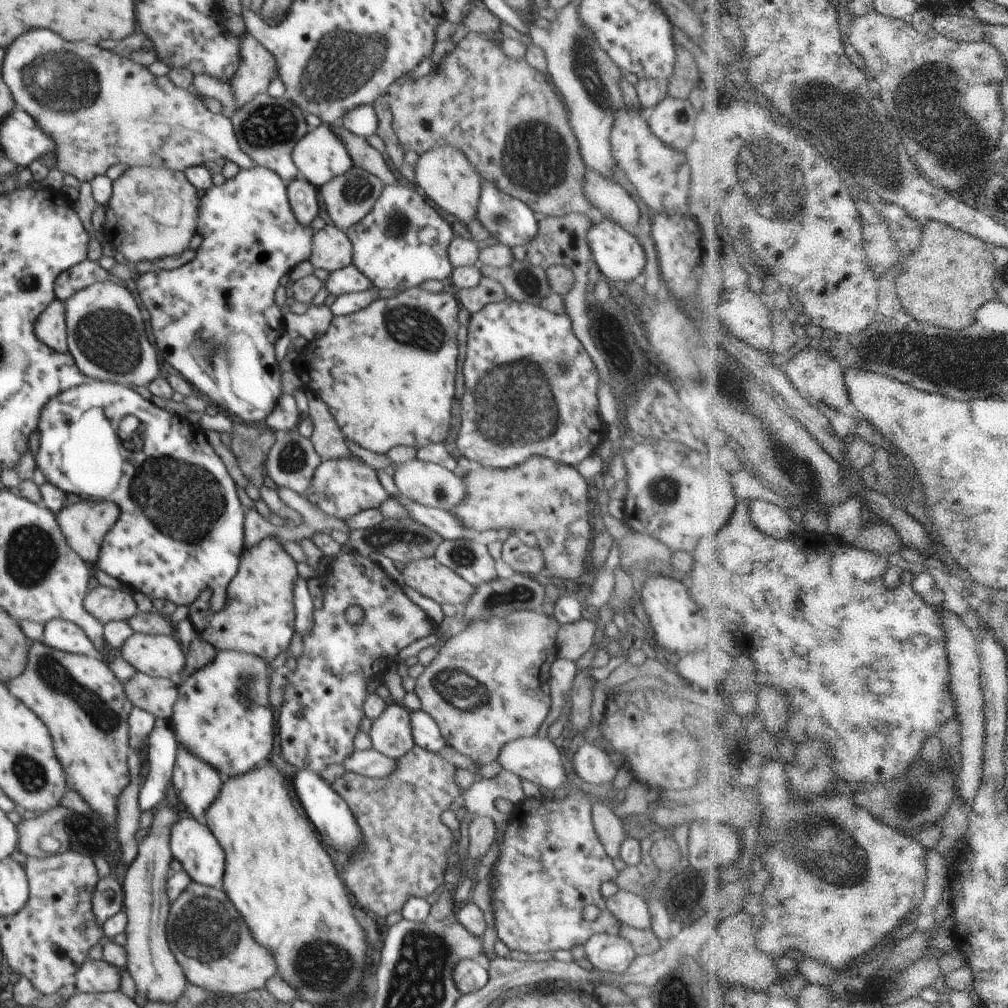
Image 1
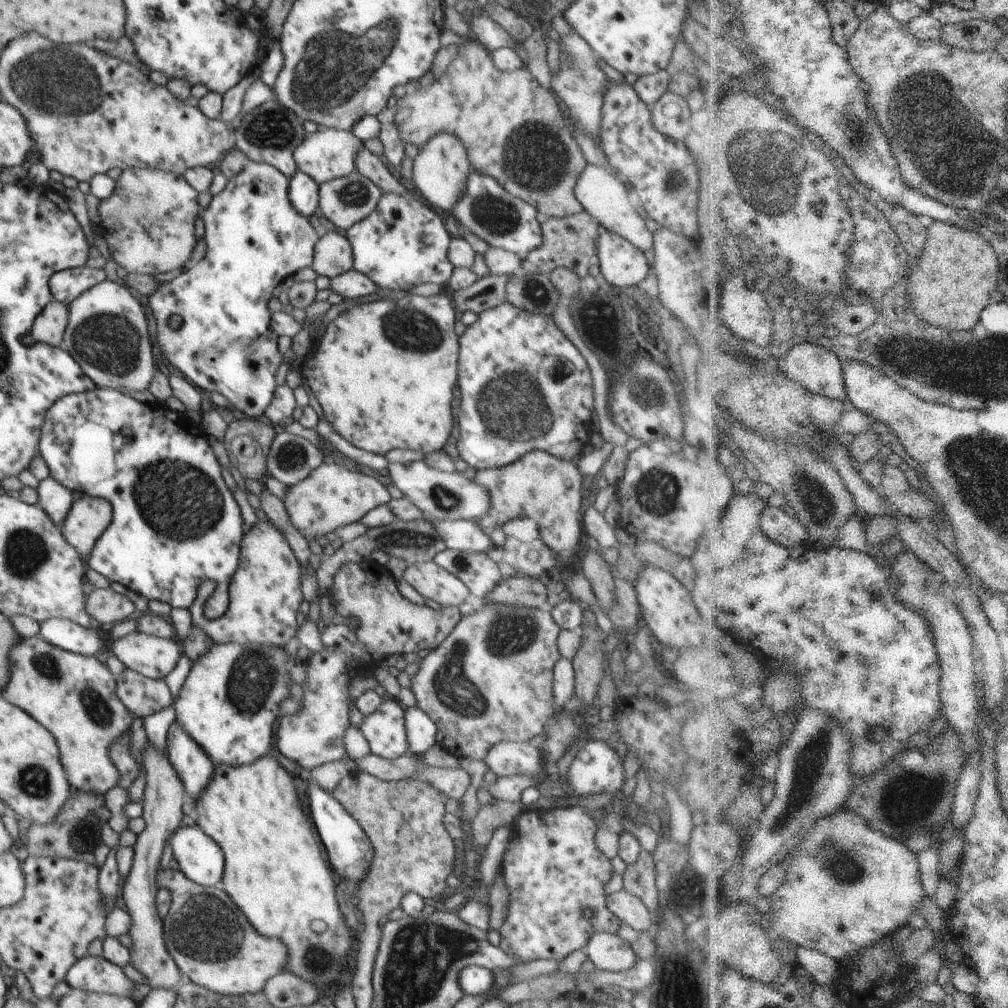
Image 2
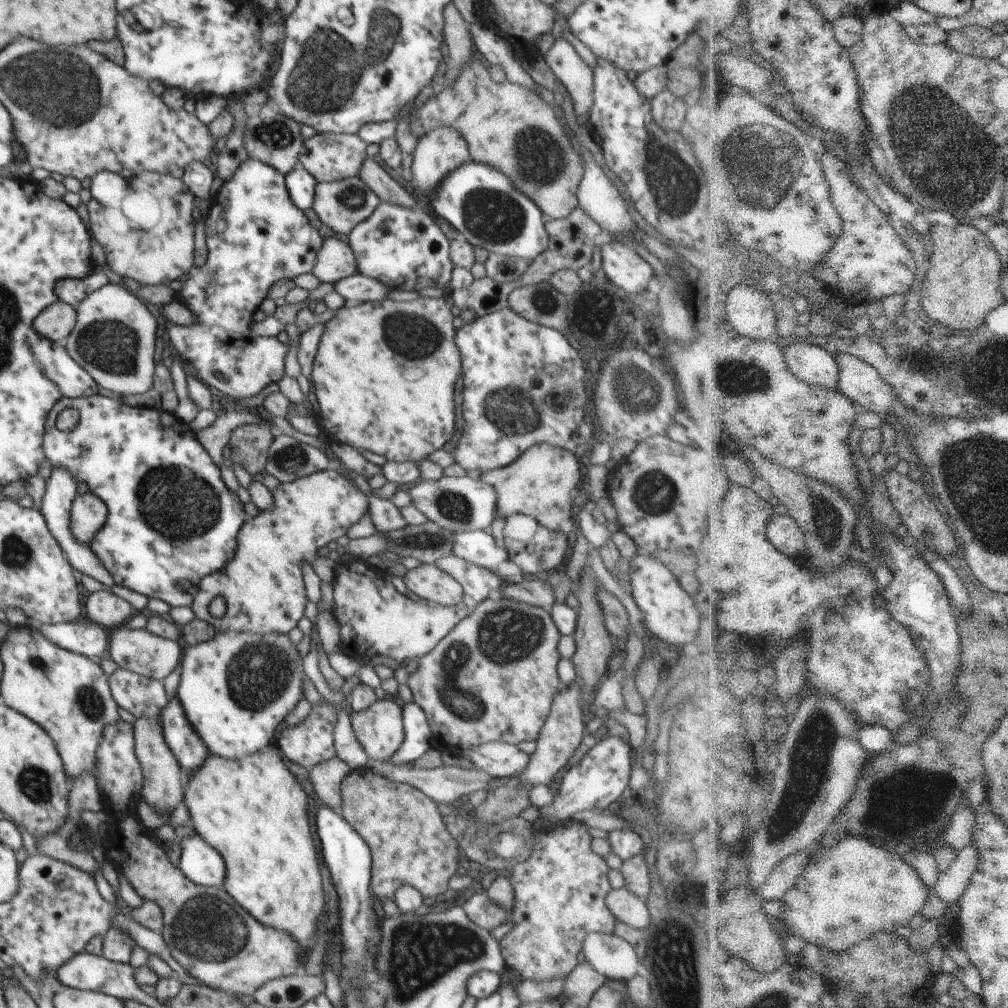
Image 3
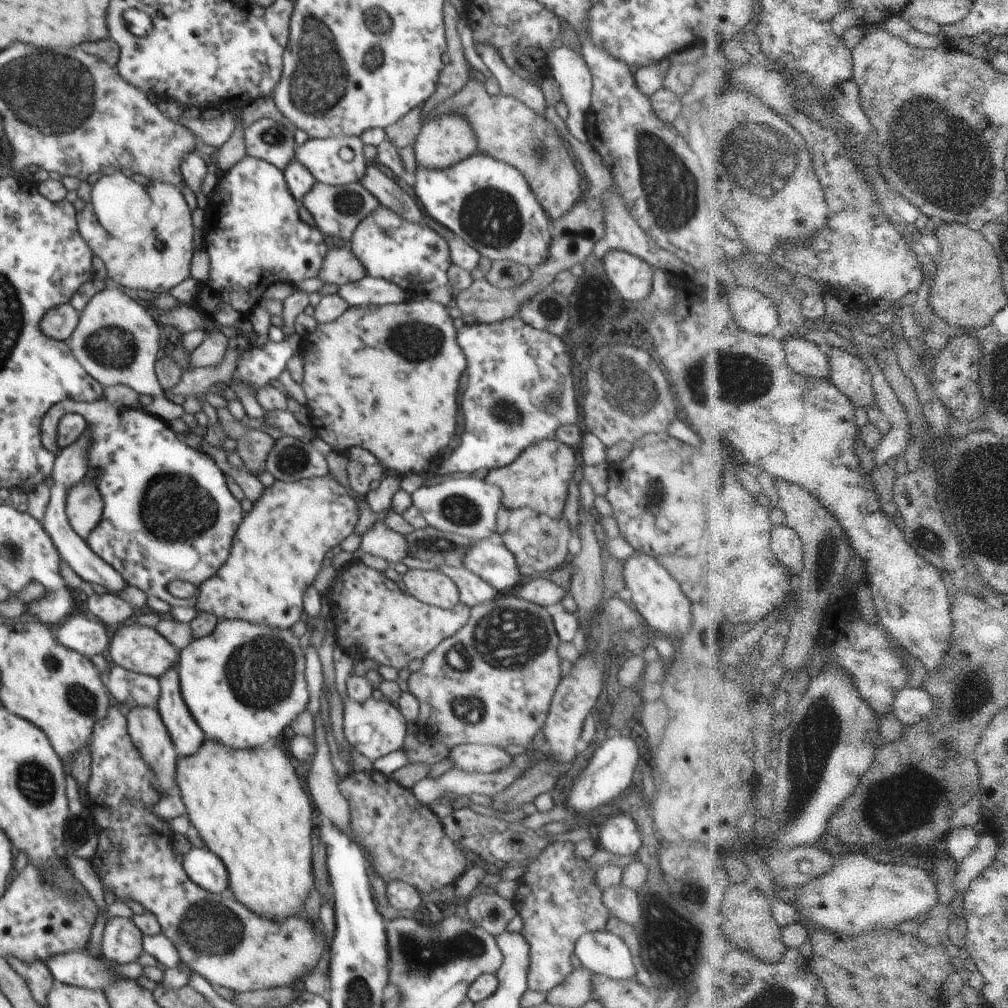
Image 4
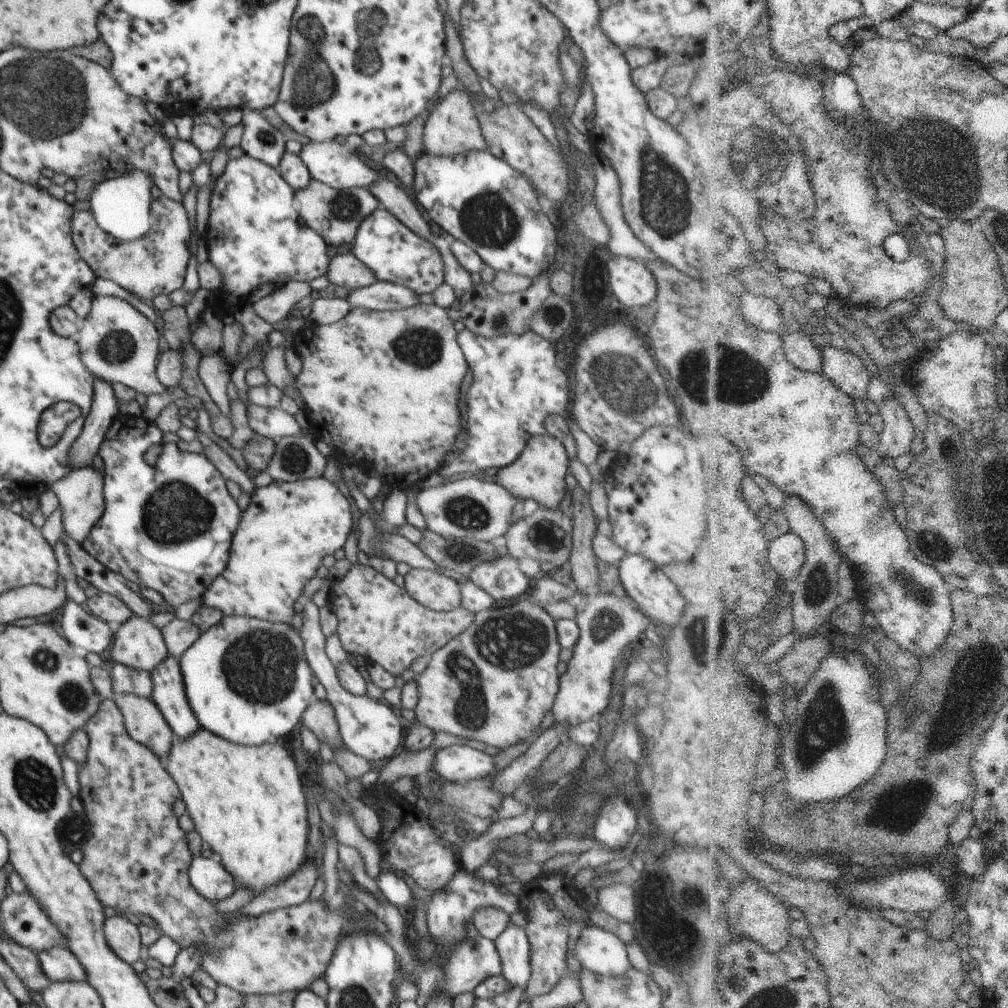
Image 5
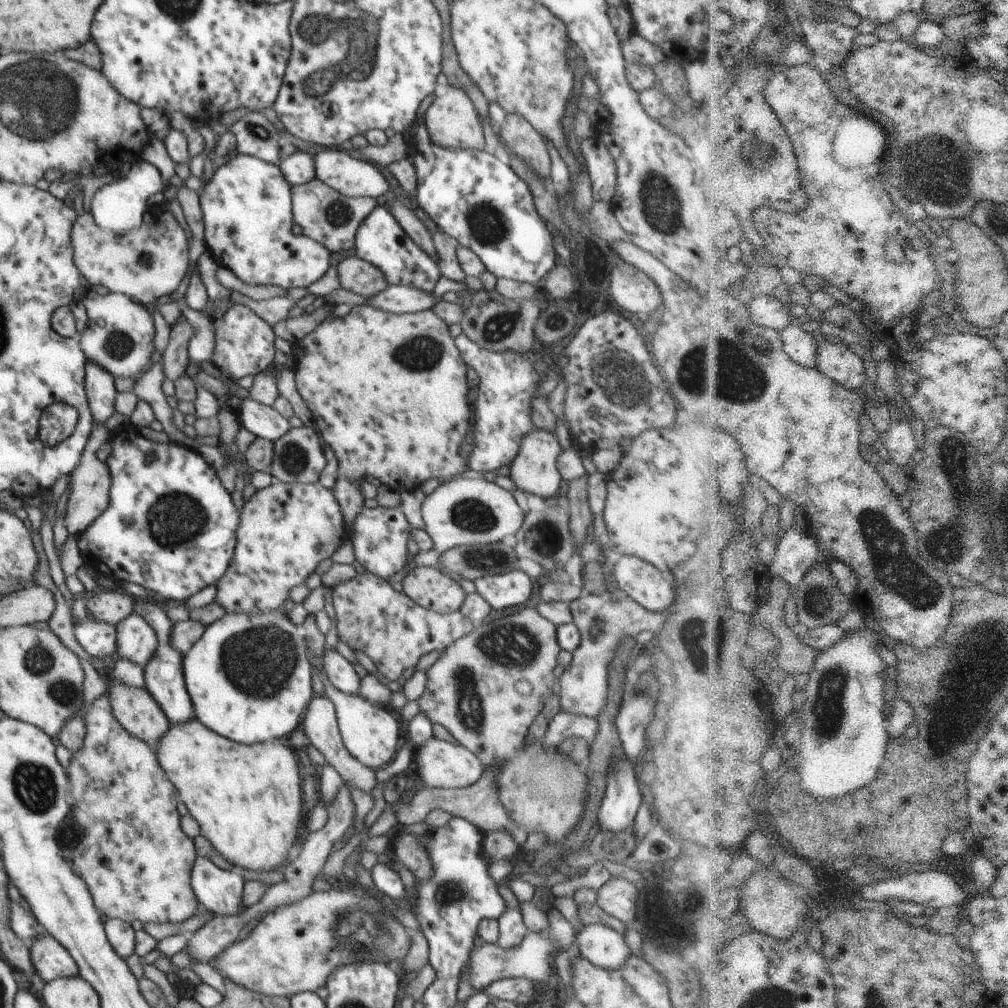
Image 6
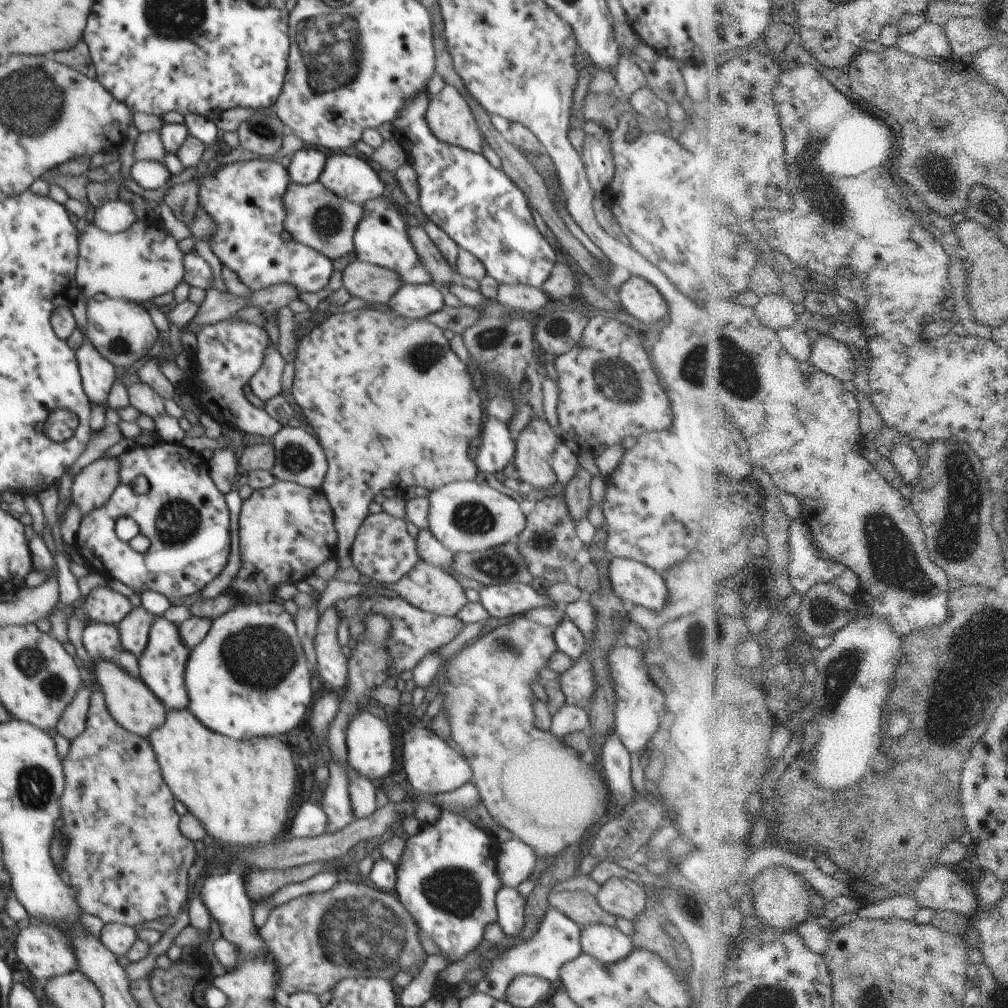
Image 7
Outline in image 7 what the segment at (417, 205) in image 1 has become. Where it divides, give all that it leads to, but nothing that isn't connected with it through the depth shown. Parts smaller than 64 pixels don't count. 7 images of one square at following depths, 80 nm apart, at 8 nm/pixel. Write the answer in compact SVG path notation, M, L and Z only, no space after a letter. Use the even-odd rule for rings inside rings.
M389 195L374 197L361 203L362 218L354 231L353 243L360 261L395 270L401 276L402 284L431 284L431 278L422 266L421 260L409 239L409 216L390 200Z

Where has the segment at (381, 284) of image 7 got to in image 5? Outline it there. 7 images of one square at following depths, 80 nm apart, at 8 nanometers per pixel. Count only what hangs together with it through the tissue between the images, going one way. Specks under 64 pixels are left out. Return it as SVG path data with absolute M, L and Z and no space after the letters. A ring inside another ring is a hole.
M353 252L332 258L326 276L330 282L345 286L350 291L369 287L378 281L374 271L358 260Z

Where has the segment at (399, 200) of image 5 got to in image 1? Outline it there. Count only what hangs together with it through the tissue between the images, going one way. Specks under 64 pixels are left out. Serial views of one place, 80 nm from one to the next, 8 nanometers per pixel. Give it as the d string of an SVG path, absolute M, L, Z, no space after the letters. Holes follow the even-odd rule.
M332 127L345 142L345 147L353 160L353 166L366 170L376 176L383 186L398 184L392 170L380 152L372 147L365 138L352 134L344 128Z

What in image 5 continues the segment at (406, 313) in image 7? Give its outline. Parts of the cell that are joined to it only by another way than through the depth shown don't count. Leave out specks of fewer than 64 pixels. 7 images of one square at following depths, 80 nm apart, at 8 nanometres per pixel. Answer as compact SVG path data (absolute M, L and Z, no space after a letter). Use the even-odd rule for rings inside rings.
M376 281L369 287L350 291L350 297L347 300L352 308L399 311L412 308L416 303L420 303L418 296L419 294L408 287L386 281Z

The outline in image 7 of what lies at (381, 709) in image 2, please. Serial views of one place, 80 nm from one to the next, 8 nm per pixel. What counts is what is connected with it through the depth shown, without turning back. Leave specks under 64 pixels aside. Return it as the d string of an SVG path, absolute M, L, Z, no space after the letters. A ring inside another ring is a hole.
M373 709L364 710L350 721L346 733L349 766L360 775L378 783L394 768L394 742L392 732L384 717Z

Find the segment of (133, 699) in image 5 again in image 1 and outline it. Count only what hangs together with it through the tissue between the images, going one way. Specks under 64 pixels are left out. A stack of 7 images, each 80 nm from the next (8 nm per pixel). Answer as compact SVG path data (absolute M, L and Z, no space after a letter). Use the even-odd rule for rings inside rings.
M170 780L165 790L165 799L162 799L152 808L152 824L147 834L138 841L136 858L126 868L126 876L121 884L124 890L123 906L127 913L127 968L131 972L135 985L148 1001L164 1001L174 1006L181 998L182 991L188 984L182 967L178 964L174 954L170 950L166 926L169 919L170 902L165 889L168 880L168 869L173 859L169 845L169 836L173 824L181 818L178 815L176 805L179 798Z

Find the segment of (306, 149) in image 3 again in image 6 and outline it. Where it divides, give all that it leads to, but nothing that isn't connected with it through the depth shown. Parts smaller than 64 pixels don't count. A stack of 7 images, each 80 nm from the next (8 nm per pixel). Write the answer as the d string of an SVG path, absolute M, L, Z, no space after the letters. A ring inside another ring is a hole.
M331 148L312 156L315 162L315 178L344 196L368 197L382 201L390 193L390 185L376 166L354 153Z

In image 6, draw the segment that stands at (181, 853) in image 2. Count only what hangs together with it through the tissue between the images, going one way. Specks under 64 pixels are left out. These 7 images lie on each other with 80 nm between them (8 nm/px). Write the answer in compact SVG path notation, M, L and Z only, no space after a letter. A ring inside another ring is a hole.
M197 857L191 872L191 885L201 905L215 917L233 917L246 910L242 904L242 876L220 870L209 857Z

